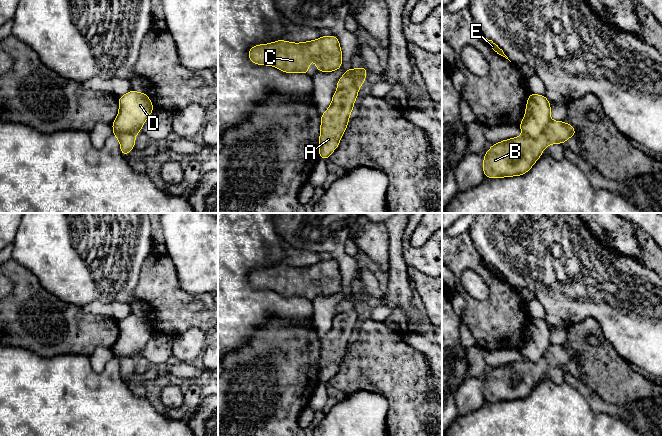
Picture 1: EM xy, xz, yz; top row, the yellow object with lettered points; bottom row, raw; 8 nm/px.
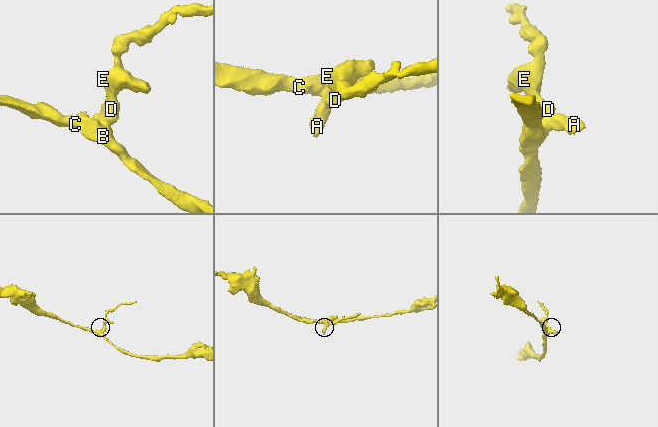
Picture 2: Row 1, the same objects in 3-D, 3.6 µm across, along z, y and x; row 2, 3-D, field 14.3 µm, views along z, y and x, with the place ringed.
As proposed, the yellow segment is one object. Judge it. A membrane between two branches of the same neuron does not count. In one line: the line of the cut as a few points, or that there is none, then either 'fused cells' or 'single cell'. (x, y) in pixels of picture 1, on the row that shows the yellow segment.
cut yz (550, 120), (536, 137), (524, 135); fused cells

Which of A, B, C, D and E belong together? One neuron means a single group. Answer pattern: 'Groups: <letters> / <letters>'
Groups: A B C / D E

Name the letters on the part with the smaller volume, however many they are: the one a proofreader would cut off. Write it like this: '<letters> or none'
D, E

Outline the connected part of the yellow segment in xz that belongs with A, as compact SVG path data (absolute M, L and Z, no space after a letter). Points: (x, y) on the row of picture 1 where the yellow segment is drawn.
M351 85L334 92L331 105L321 115L319 158L328 160L339 146L349 122L349 115L354 110L359 88L358 85Z

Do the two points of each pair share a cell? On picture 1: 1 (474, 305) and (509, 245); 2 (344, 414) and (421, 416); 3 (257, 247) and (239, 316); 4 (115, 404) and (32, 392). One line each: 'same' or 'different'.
1: different
2: different
3: same
4: same

